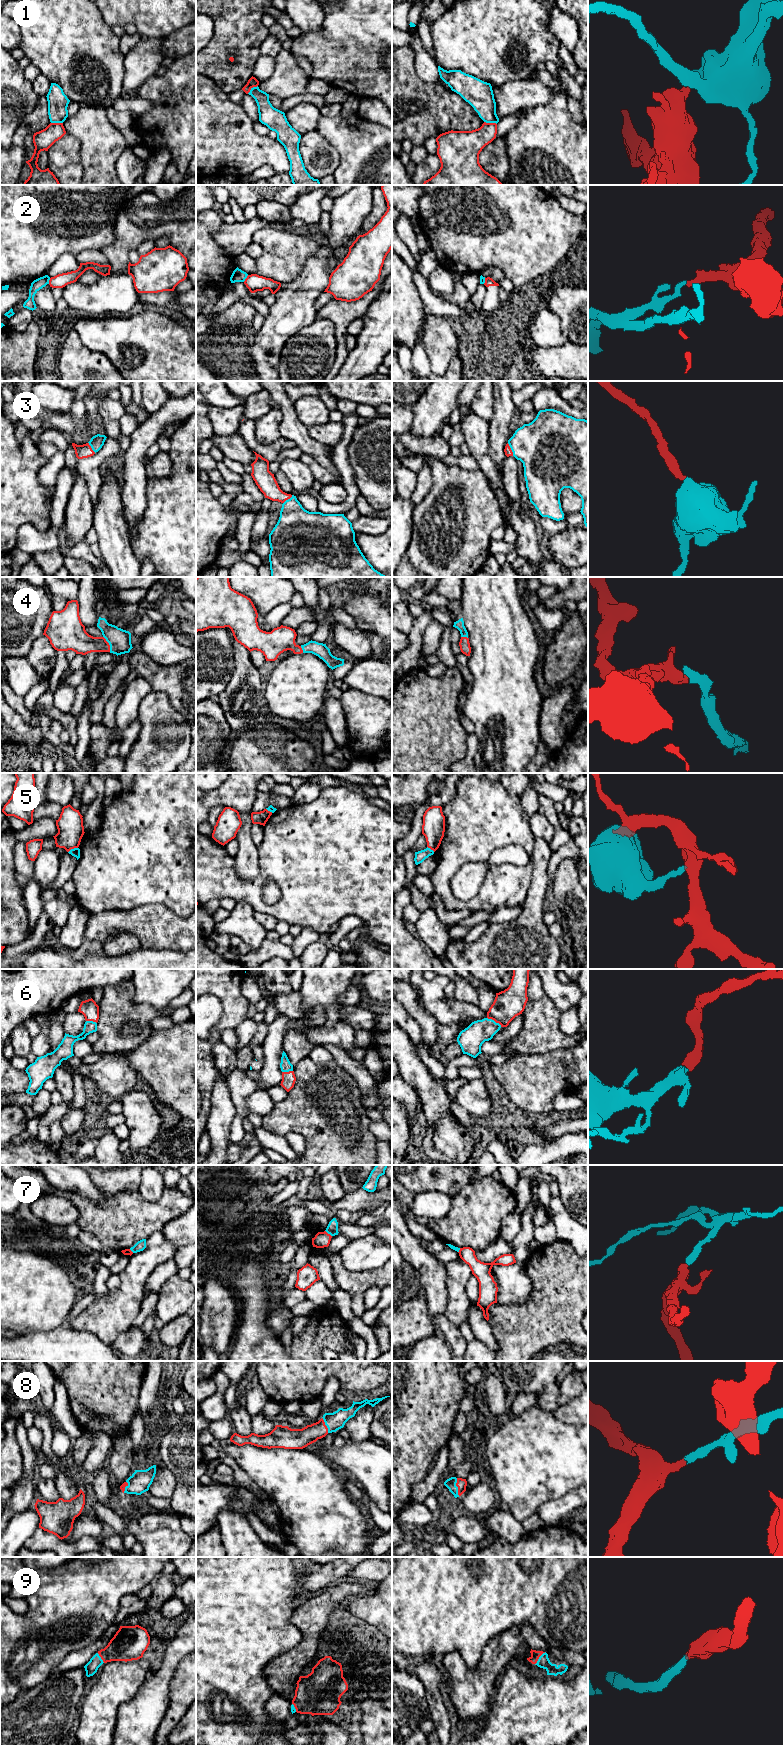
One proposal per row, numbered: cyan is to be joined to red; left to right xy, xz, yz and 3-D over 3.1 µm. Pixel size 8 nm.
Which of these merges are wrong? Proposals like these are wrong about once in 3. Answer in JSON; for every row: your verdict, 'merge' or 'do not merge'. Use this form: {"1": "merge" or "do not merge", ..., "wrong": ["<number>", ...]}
{"1": "do not merge", "2": "do not merge", "3": "merge", "4": "merge", "5": "do not merge", "6": "merge", "7": "do not merge", "8": "merge", "9": "merge", "wrong": ["1", "2", "5", "7"]}

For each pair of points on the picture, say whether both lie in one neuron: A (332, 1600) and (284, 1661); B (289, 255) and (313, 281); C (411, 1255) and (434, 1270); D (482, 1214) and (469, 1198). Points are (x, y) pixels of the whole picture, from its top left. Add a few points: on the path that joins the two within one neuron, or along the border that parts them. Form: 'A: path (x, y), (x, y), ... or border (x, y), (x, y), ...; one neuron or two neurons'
A: path (315, 1617), (311, 1621), (311, 1639), (301, 1650); one neuron
B: border (318, 251), (306, 261), (295, 278), (283, 282); two neurons
C: path (417, 1255), (428, 1266); one neuron
D: path (478, 1210), (473, 1202); one neuron

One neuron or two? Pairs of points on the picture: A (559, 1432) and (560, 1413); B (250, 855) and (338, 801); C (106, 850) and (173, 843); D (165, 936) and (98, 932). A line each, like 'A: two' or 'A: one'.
A: two
B: two
C: one
D: one

